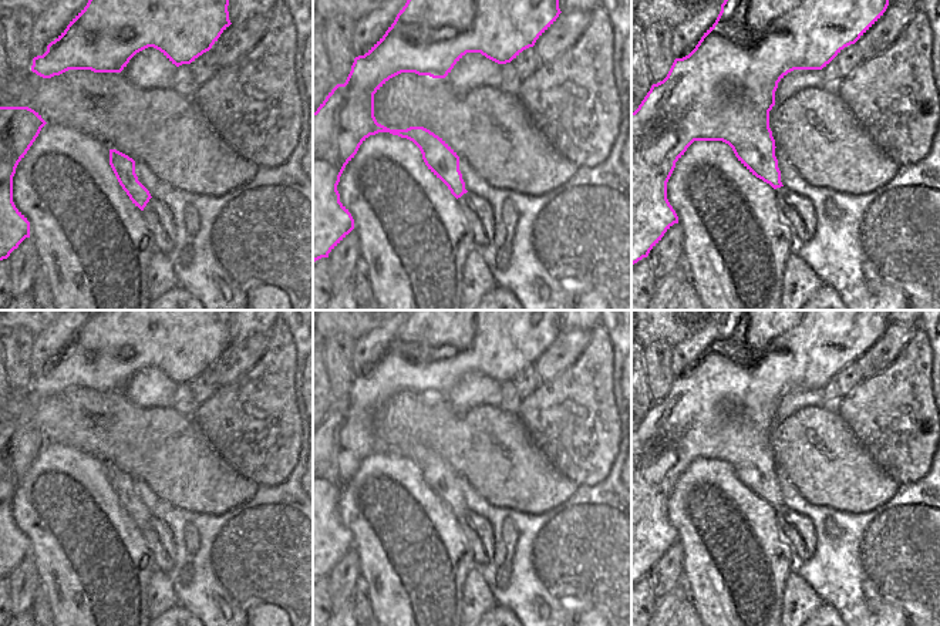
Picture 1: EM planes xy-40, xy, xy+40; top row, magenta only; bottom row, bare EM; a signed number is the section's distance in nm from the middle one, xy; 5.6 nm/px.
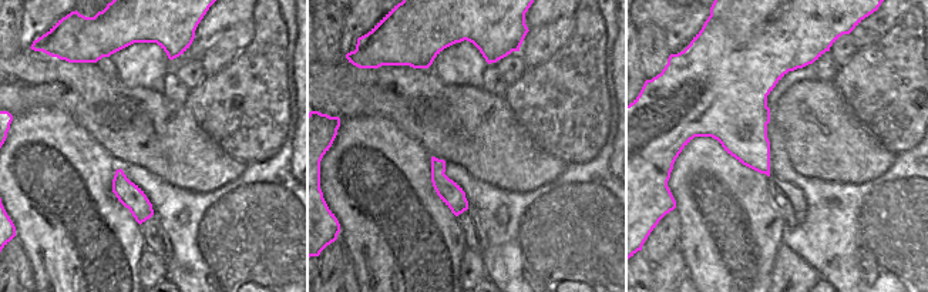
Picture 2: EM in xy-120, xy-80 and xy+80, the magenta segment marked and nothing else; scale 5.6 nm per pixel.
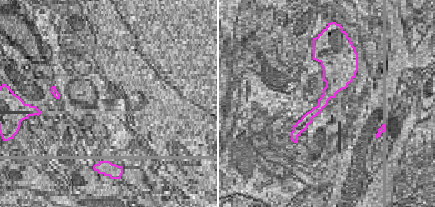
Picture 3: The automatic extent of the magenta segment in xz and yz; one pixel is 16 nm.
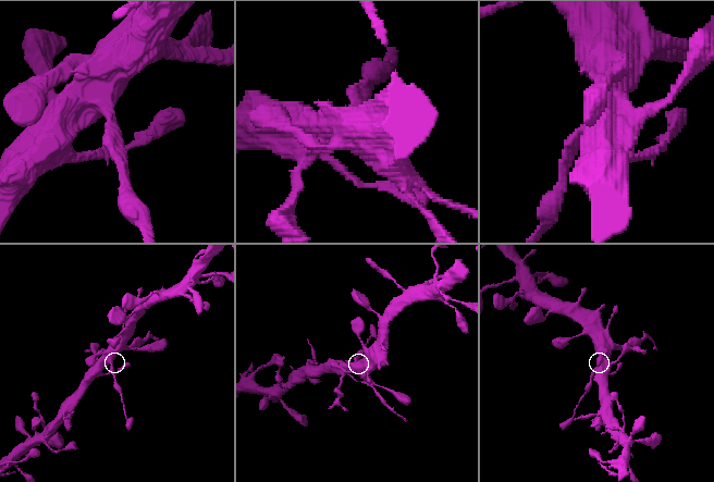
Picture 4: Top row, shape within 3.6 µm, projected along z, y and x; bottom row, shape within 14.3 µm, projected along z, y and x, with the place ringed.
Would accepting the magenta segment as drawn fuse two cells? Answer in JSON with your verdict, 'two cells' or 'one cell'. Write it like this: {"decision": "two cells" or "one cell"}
{"decision": "two cells"}

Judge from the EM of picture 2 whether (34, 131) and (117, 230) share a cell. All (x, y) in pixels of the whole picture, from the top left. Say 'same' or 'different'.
same

